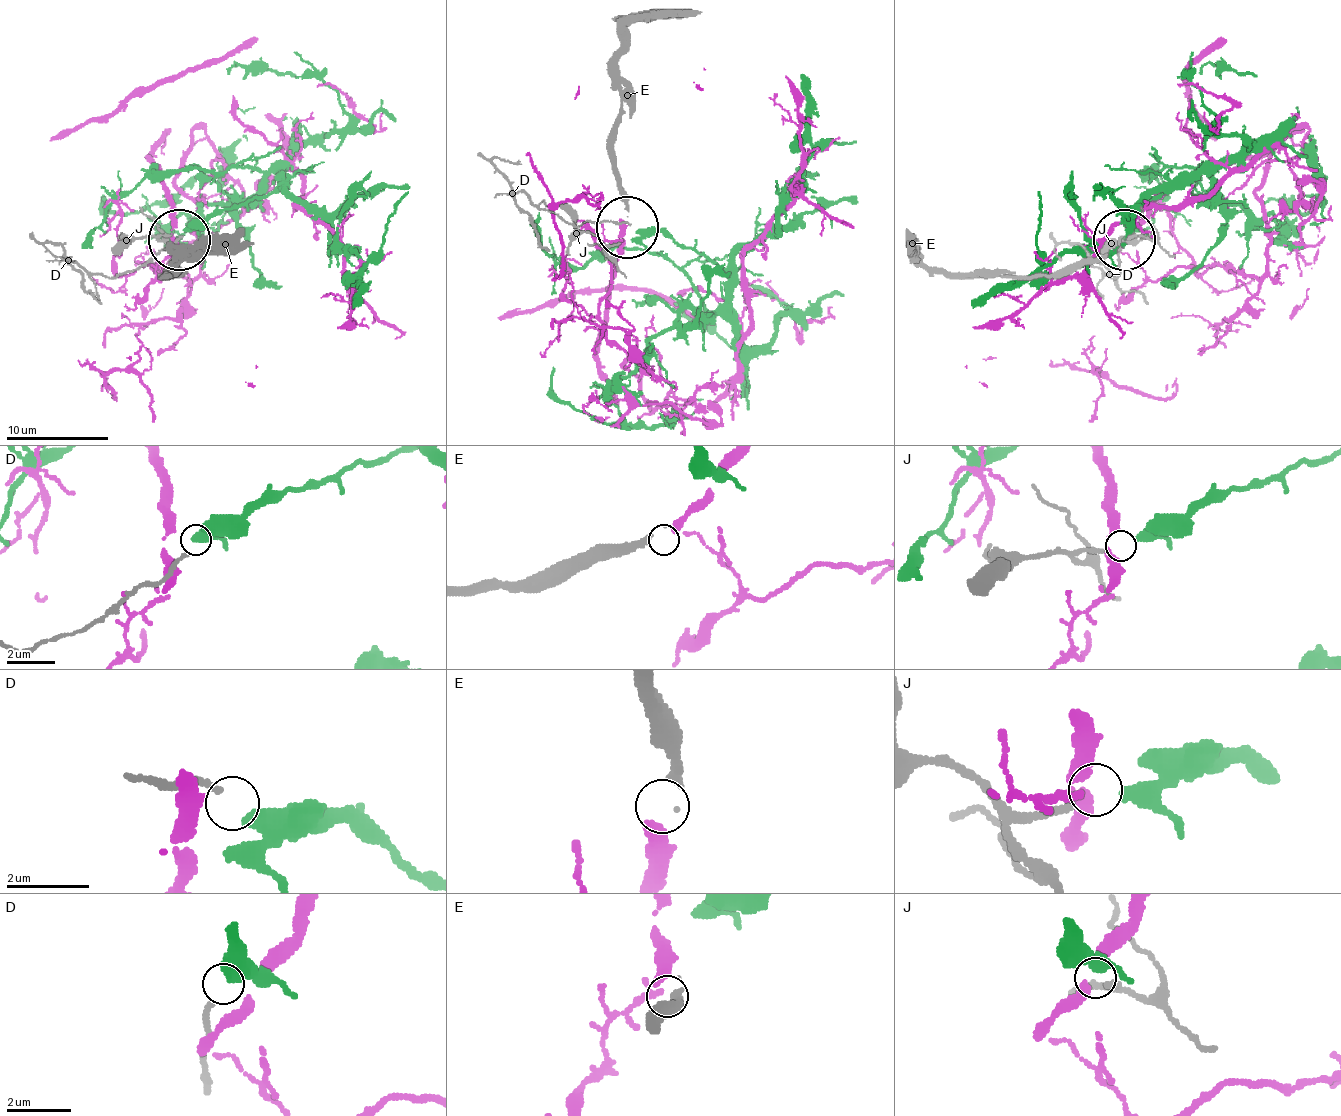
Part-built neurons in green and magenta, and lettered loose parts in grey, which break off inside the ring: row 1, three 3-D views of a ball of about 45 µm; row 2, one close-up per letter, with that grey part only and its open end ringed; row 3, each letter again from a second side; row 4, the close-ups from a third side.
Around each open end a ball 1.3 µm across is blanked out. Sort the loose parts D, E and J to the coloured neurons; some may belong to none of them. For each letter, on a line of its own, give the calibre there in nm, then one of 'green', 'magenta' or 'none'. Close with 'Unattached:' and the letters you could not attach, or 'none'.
D: 140 nm | none
E: 280 nm | magenta
J: 190 nm | green
Unattached: D

